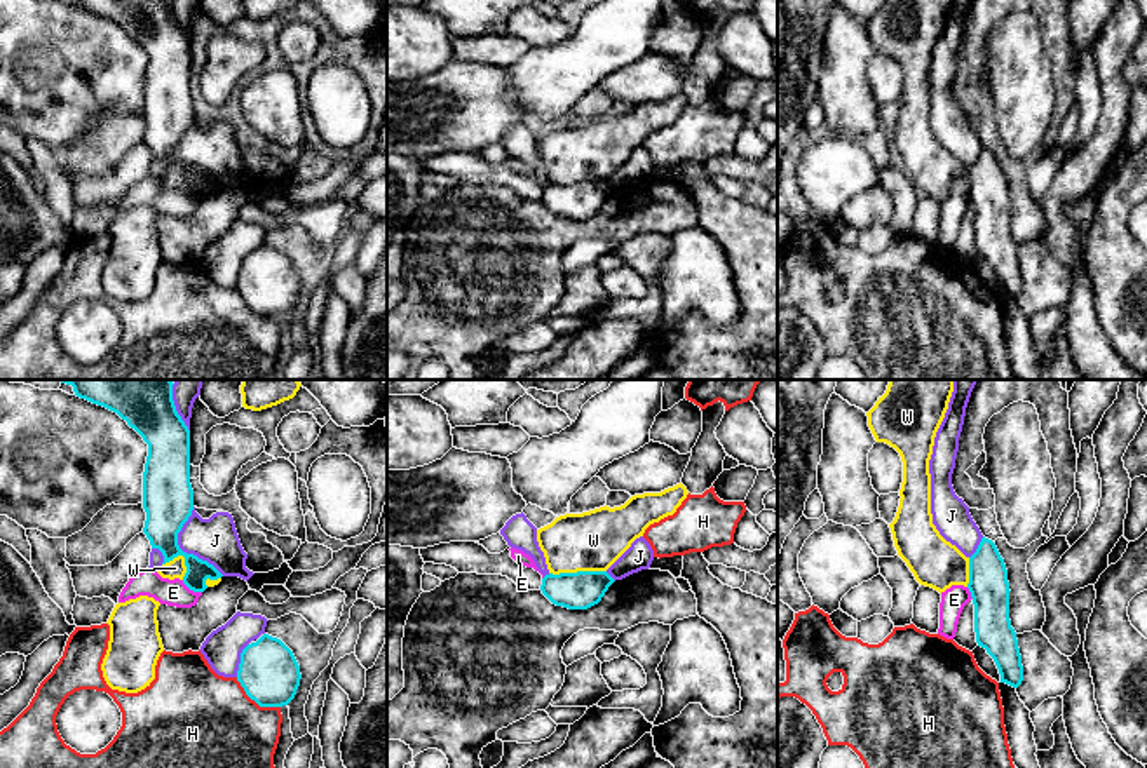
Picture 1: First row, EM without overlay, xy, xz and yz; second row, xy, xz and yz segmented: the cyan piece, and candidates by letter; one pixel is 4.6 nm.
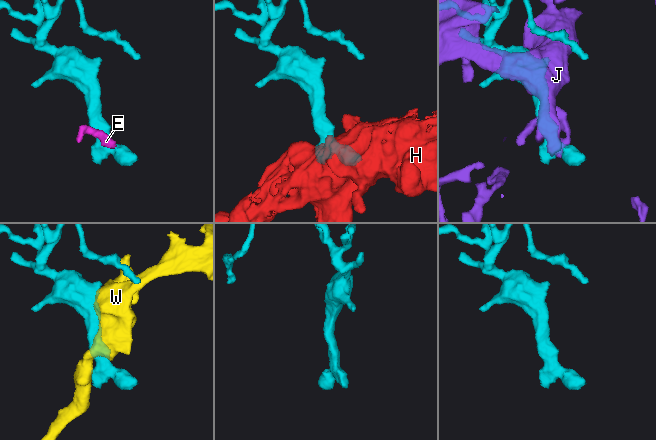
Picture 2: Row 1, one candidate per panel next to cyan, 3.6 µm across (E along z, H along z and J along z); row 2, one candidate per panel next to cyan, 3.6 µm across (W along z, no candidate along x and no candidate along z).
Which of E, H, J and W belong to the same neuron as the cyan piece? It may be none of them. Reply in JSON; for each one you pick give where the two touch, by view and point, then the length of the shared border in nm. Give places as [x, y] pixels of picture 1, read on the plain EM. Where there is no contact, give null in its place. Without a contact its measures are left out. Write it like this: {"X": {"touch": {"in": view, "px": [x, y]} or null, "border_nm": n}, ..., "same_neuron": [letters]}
{"E": {"touch": {"in": "xy", "px": [192, 199]}, "border_nm": 110}, "same_neuron": ["E"]}

